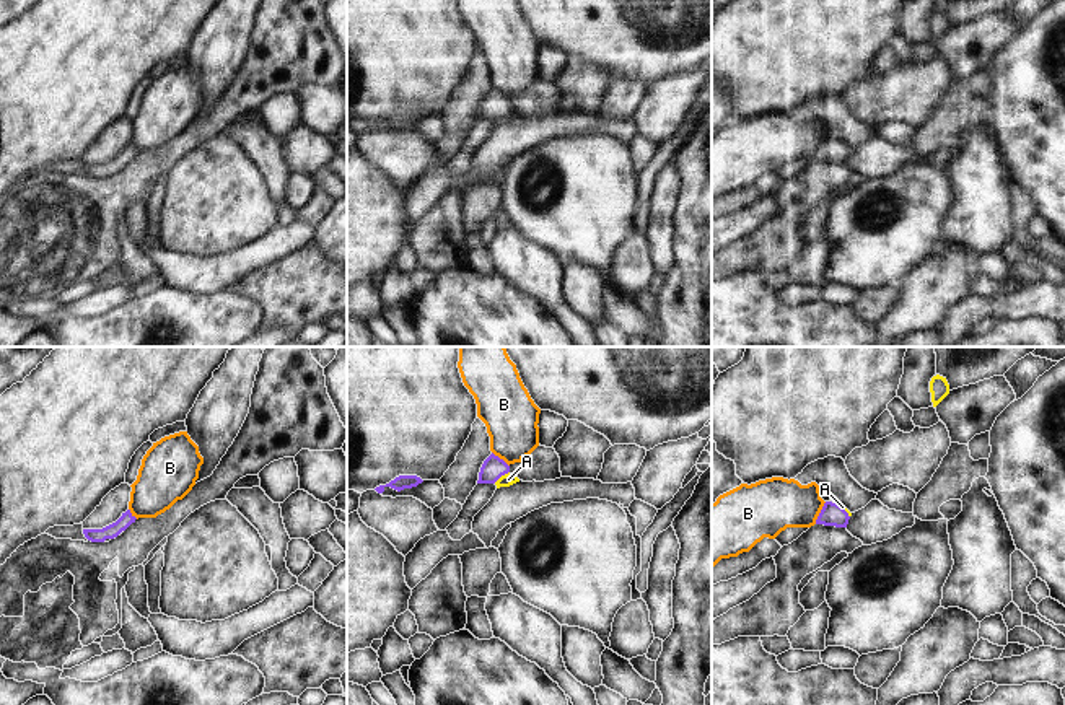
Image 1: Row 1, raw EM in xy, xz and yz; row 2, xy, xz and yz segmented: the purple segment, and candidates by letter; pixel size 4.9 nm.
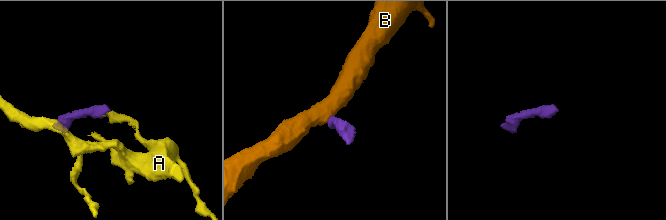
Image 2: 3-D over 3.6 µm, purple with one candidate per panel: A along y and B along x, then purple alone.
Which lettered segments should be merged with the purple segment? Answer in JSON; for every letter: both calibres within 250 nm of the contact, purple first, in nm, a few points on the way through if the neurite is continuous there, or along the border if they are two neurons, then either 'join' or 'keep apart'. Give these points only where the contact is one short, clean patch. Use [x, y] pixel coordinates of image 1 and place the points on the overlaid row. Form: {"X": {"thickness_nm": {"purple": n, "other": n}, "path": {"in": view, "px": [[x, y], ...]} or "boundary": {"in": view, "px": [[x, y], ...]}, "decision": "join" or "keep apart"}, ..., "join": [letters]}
{"A": {"thickness_nm": {"purple": 110, "other": 70}, "path": {"in": "xz", "px": [[494, 468], [500, 476], [508, 479]]}, "decision": "join"}, "B": {"thickness_nm": {"purple": 110, "other": 260}, "boundary": {"in": "yz", "px": [[826, 502], [815, 523]]}, "decision": "keep apart"}, "join": ["A"]}

